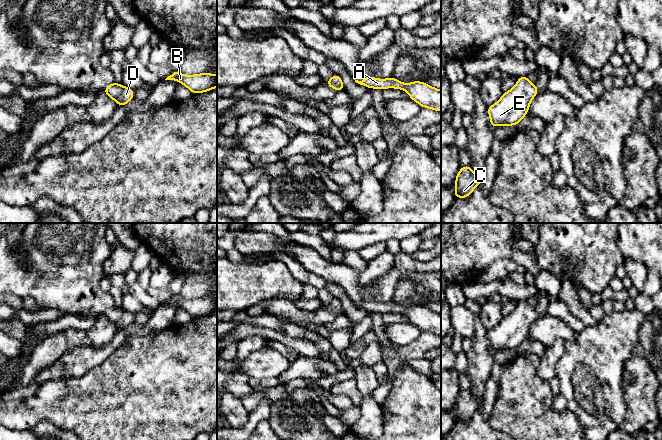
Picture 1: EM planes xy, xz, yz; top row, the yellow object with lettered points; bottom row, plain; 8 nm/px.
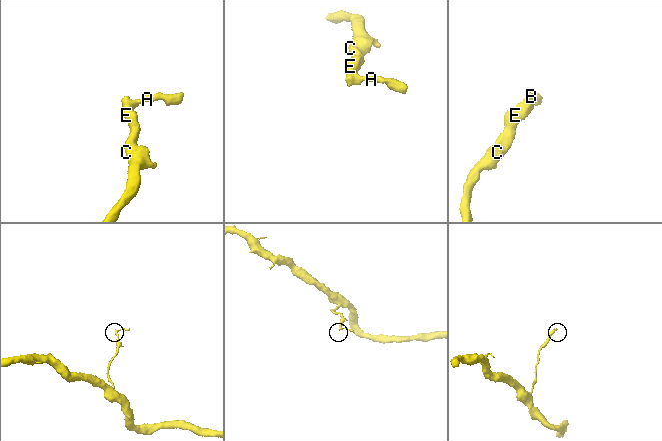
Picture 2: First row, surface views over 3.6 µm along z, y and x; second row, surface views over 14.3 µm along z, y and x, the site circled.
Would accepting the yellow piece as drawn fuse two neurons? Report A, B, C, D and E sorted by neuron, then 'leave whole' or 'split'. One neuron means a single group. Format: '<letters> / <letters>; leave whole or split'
A B C D E; leave whole

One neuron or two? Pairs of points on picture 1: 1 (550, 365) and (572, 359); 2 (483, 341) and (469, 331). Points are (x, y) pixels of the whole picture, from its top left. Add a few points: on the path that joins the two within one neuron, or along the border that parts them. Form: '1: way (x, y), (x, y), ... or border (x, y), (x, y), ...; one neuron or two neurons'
1: border (565, 341), (563, 354), (556, 364), (555, 375); two neurons
2: border (475, 315), (475, 334), (471, 339); two neurons

